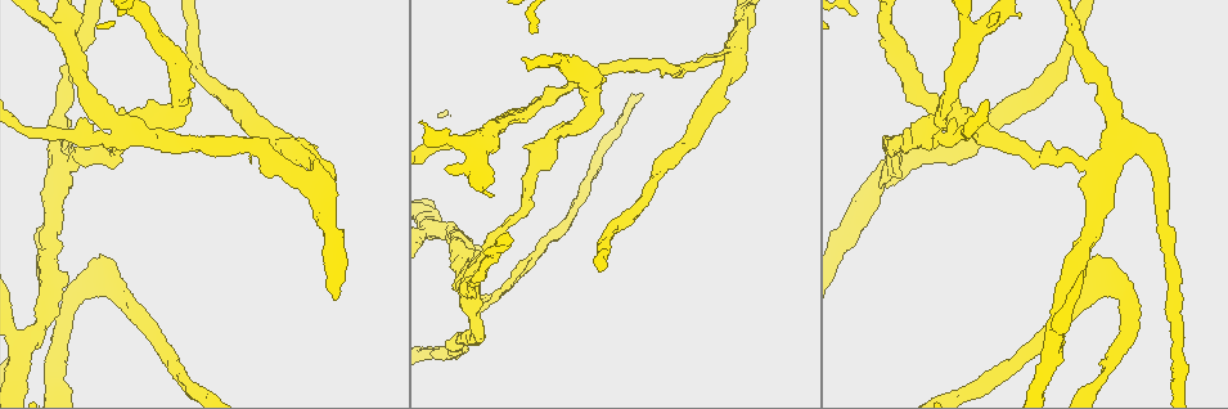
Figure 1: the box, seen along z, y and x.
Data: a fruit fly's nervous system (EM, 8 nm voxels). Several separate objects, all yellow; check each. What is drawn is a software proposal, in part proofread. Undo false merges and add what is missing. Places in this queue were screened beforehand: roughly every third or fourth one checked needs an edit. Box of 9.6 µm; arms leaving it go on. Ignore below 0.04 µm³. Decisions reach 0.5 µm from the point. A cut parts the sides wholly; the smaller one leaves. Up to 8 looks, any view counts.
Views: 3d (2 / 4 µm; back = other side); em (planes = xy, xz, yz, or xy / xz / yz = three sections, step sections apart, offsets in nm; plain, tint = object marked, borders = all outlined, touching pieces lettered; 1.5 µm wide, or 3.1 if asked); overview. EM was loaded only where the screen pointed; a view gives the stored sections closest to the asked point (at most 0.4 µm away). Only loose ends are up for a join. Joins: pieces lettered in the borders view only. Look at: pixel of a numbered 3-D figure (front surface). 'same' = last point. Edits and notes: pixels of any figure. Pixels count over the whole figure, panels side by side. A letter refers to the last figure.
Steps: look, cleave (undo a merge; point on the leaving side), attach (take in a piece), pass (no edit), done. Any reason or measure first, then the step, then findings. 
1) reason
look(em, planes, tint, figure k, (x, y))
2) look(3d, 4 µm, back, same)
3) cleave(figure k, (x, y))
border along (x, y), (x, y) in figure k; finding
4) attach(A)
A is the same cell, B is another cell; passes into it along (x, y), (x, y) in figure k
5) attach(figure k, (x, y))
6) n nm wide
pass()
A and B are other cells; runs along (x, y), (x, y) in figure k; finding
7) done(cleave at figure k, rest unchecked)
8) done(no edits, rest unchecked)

branch stops here
look(em, xz, step 4, borders, figure 1, (970, 111))

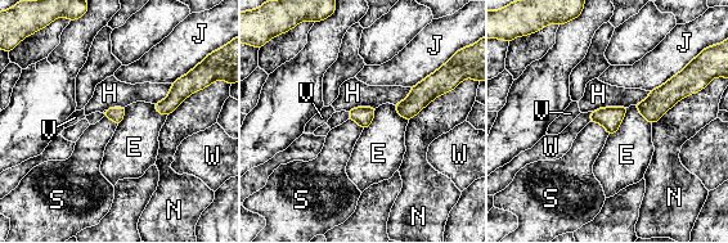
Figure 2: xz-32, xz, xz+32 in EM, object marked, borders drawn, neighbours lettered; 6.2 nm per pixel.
N touches over 340 nm
pass()
E, H, J, N, S, V and W are other cells; none of them fits

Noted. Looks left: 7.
an open end
look(em, planes, tint, figure 1, (1089, 186))

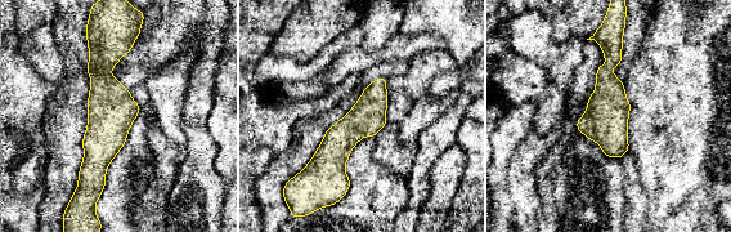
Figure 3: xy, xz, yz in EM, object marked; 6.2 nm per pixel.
what lies round it
look(em, planes, borders, same)

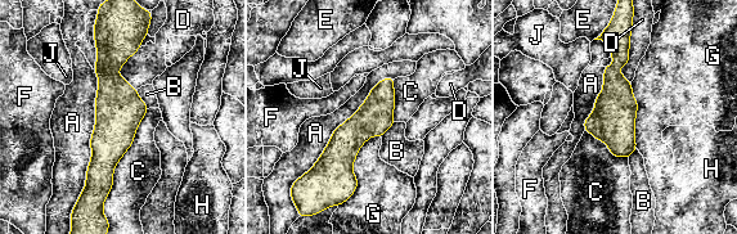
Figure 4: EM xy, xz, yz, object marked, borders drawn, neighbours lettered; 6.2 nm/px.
220 nm wide
pass()
A, B, C, D, E, F, G, H and J are other cells; runs along (117, 40), (104, 192) in figure 4; no lettered piece goes on from it

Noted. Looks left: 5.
branch stops here
look(em, planes, borders, figure 1, (893, 169))

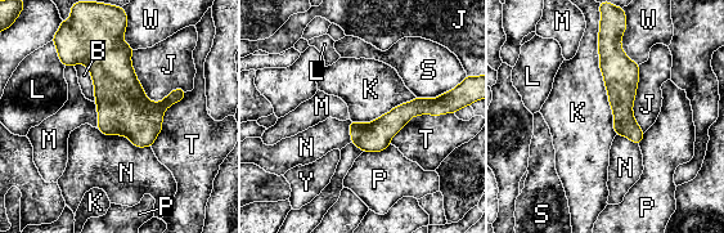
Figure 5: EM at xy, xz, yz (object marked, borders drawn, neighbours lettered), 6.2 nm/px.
150 nm wide
pass()
B, J, K, L, M, N, P, S, T, W and Y are other cells; border along (598, 30), (598, 67), (616, 134) in figure 5; none of them fits

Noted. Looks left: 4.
done(no edits, rest unchecked)

